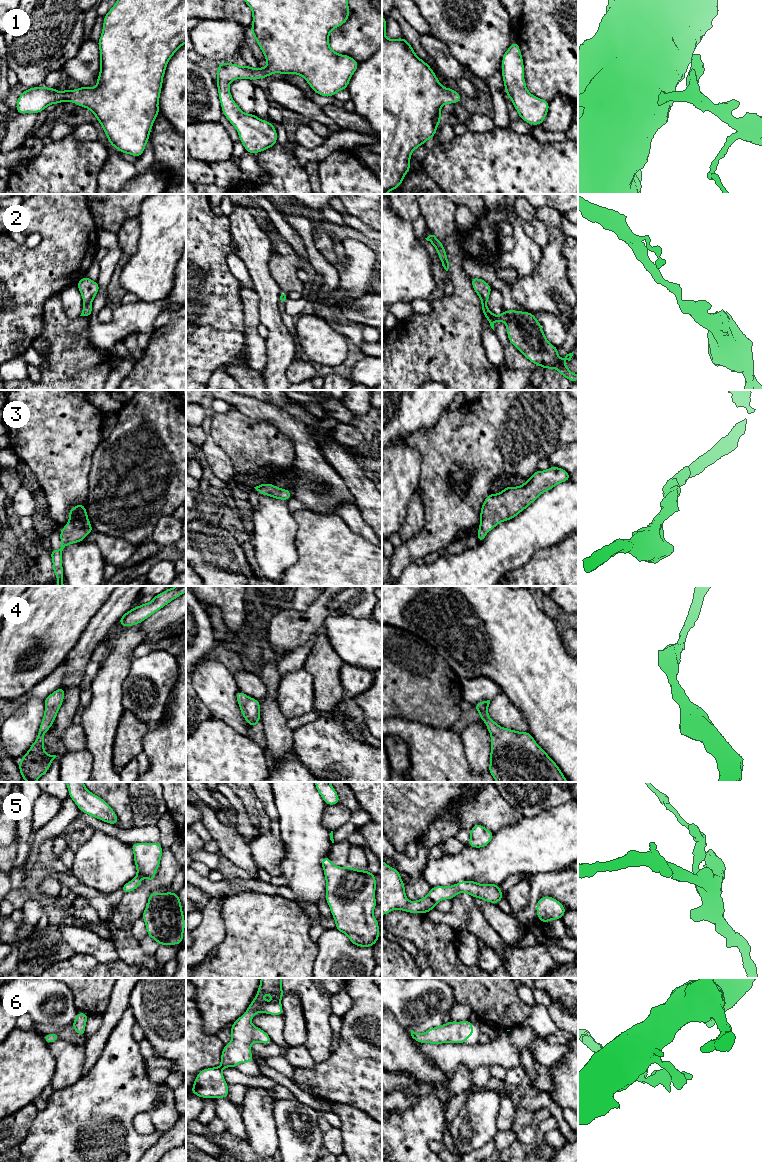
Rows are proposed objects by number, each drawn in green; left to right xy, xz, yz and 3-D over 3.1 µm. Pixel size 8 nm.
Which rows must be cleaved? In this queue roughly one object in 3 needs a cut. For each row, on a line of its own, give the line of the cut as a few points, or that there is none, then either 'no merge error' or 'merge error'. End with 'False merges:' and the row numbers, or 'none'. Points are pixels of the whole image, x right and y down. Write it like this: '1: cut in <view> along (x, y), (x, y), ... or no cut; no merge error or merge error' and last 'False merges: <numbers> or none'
1: no cut; no merge error
2: no cut; no merge error
3: no cut; no merge error
4: no cut; no merge error
5: no cut; no merge error
6: no cut; no merge error
False merges: none

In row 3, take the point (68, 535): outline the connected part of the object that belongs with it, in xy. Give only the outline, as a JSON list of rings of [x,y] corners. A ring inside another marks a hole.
[[[84,504],[73,506],[69,510],[69,520],[65,527],[60,531],[61,548],[51,550],[51,558],[53,563],[53,572],[57,577],[57,586],[65,586],[63,584],[64,571],[62,567],[62,551],[73,543],[83,541],[86,536],[93,532],[93,528],[88,519]]]

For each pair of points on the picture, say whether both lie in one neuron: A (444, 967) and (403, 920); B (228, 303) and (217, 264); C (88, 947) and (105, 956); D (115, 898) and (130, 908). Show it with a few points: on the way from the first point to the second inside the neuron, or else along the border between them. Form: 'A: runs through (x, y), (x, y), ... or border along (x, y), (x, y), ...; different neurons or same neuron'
A: runs through (439, 955), (415, 931); same neuron
B: runs through (218, 293), (217, 274); same neuron
C: runs through (92, 947), (96, 947), (101, 952); same neuron
D: border along (124, 894), (109, 920); different neurons

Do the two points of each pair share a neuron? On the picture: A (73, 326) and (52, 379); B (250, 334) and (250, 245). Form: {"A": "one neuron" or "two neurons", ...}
{"A": "one neuron", "B": "two neurons"}

